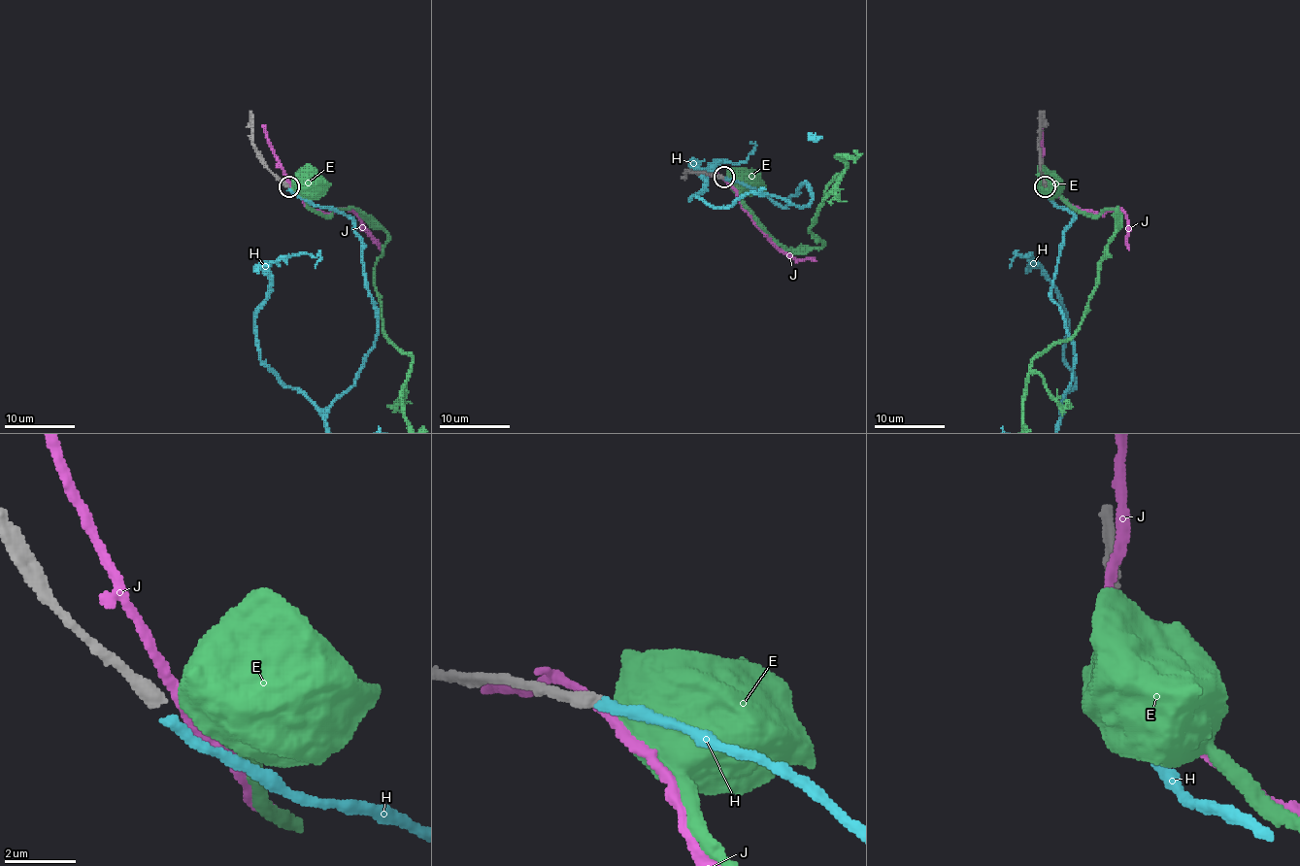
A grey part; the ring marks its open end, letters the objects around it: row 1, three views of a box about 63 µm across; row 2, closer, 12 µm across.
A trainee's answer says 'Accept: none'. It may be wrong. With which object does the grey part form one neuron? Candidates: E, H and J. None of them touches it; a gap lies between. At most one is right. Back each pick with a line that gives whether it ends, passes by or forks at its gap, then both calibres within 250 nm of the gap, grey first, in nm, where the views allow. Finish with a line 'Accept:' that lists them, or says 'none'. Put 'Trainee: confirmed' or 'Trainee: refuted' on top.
Trainee: refuted
H: It ends there. Thickness 400 nm (grey) against 320 nm
Accept: H

